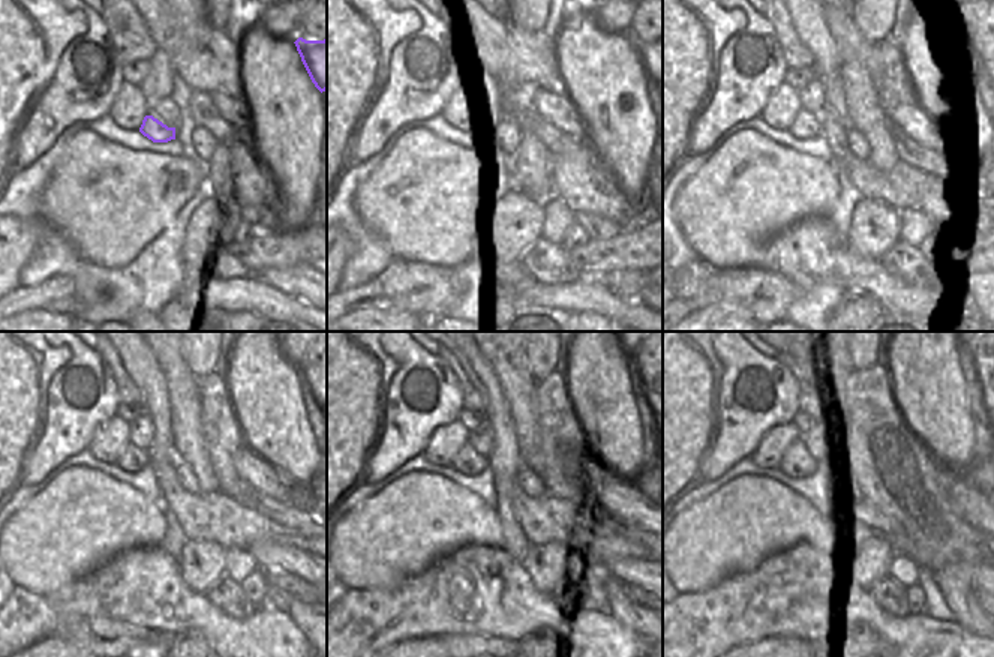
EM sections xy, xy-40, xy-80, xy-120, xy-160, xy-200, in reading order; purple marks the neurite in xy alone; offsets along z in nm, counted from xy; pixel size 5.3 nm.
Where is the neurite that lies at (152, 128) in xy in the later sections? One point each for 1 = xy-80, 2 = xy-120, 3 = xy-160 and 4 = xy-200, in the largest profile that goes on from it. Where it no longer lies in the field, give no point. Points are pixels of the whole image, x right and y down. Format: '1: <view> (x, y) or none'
1: xy-80 (805, 125)
2: xy-120 (132, 459)
3: xy-160 (470, 462)
4: xy-200 (796, 462)

